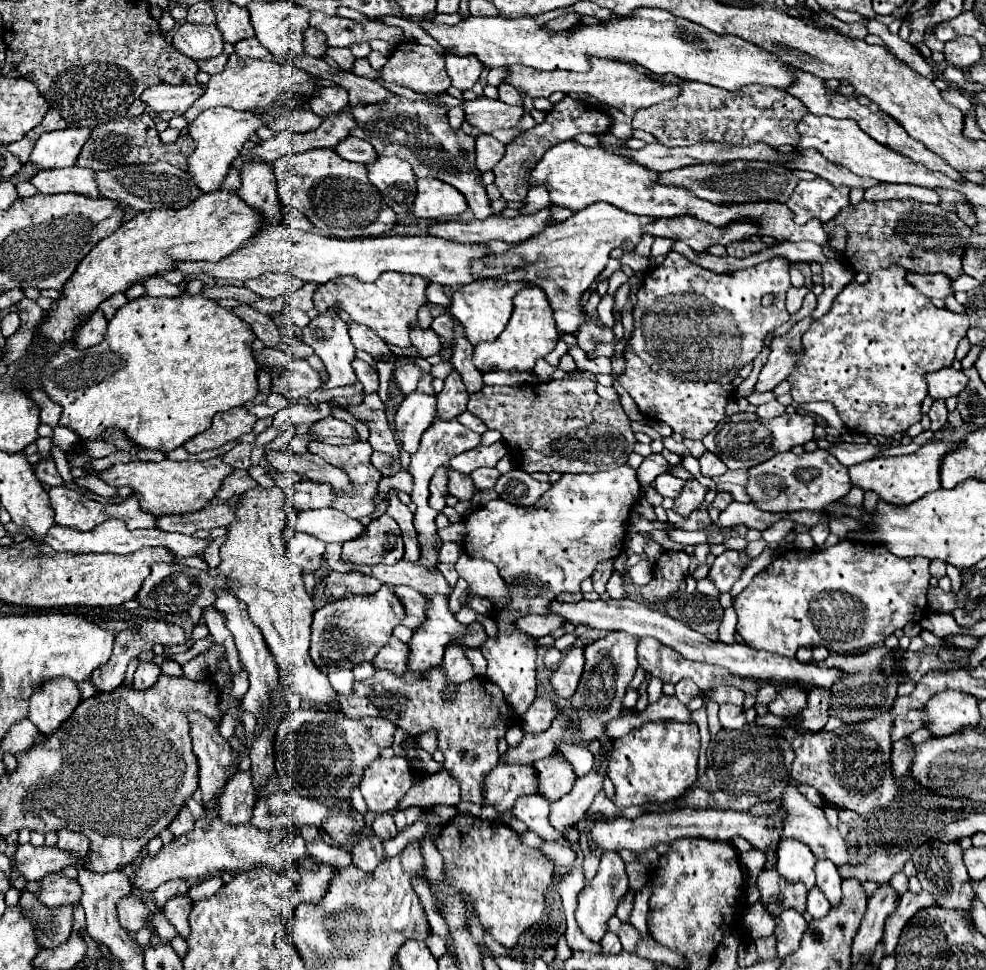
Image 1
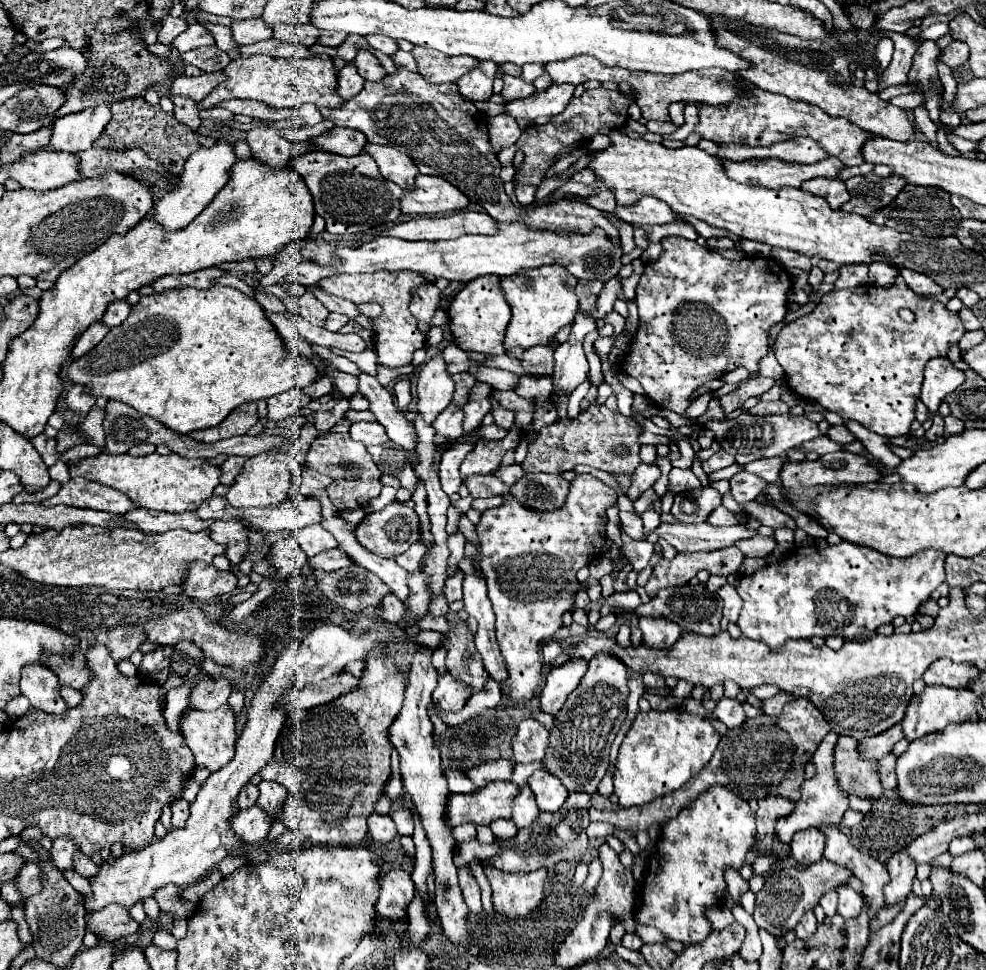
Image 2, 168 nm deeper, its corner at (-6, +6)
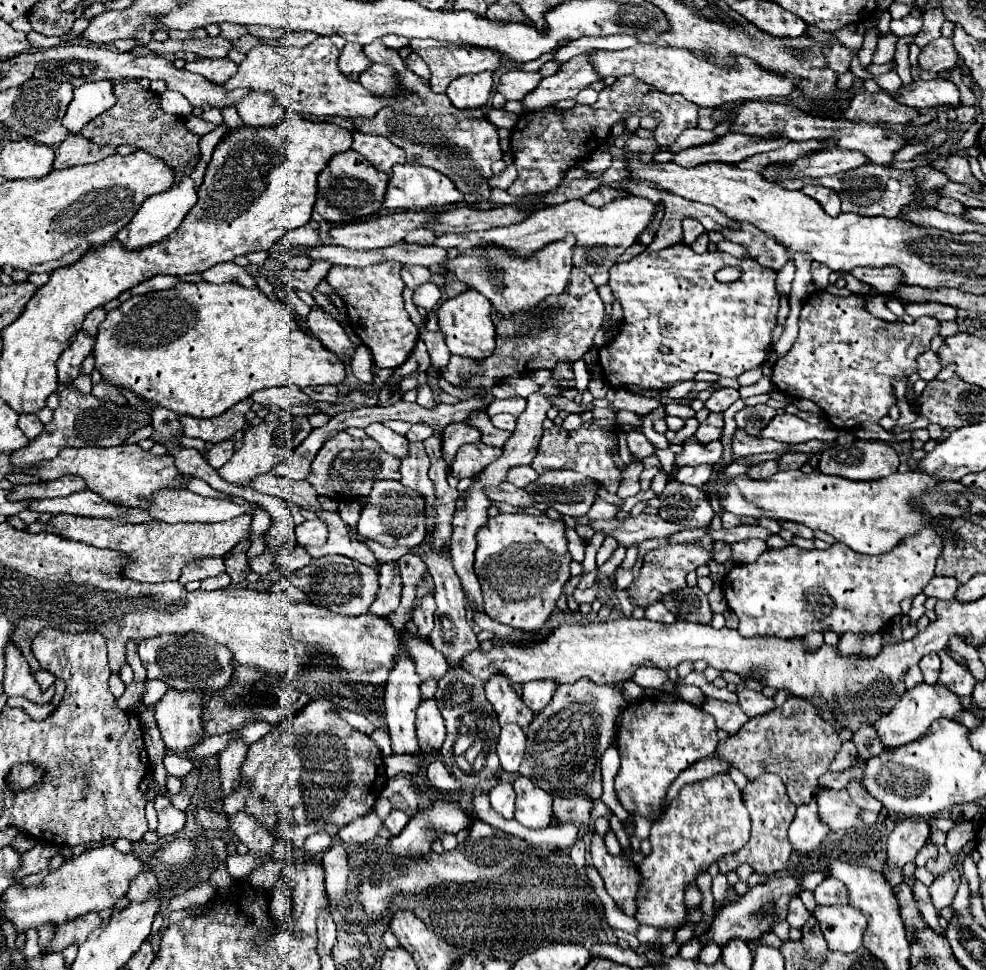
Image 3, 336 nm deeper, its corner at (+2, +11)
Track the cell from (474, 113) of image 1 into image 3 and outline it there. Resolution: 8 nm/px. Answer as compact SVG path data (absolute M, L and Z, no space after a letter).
M579 54L565 62L557 74L543 78L535 92L525 96L523 104L527 110L543 110L559 100L575 98L583 88L589 88L597 80L603 80L603 76L597 76L587 54Z

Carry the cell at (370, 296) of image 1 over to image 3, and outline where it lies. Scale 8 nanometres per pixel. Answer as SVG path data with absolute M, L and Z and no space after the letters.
M377 264L367 268L349 268L333 266L327 274L327 282L335 294L345 302L349 326L361 338L361 342L371 350L377 368L397 368L401 366L415 348L419 338L417 326L411 322L409 314L403 308L403 290L405 284L399 276L401 264Z

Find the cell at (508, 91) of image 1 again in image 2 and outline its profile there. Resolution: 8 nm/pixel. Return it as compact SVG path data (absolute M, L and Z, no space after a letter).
M503 75L503 83L505 83L505 87L503 87L501 95L505 99L509 99L509 101L511 99L525 99L525 97L529 97L529 95L535 93L535 87L529 85L529 83L525 83L521 77Z

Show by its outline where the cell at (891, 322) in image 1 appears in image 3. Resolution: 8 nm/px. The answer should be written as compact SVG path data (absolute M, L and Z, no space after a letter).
M815 292L807 298L799 316L799 338L773 366L773 384L791 398L813 400L835 428L853 428L863 422L879 422L895 404L891 386L893 376L911 376L917 372L917 356L929 350L929 342L939 332L935 318L919 318L915 324L885 322L871 316L859 296L835 296L829 292Z

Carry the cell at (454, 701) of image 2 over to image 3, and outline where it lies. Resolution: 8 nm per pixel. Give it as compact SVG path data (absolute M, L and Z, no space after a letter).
M423 700L417 708L417 720L415 720L415 728L417 728L417 742L423 754L429 752L439 752L445 740L445 726L443 726L443 718L439 716L439 708L435 704L435 700Z

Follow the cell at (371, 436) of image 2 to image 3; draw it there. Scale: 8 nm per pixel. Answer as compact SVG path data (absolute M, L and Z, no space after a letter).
M371 424L365 428L365 434L375 438L385 452L397 456L397 458L407 458L409 456L409 440L401 434L395 434L391 428L383 426L383 424Z

